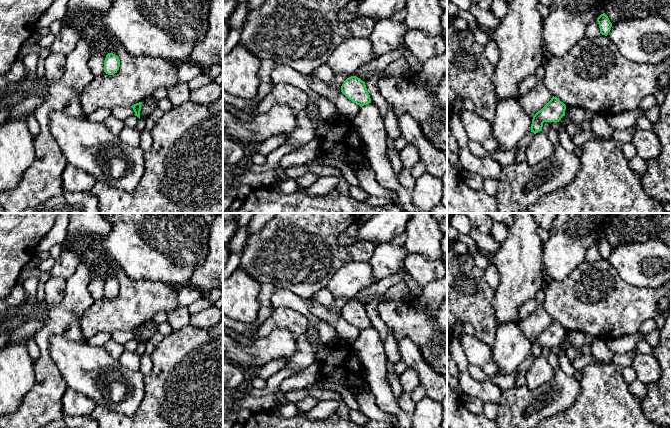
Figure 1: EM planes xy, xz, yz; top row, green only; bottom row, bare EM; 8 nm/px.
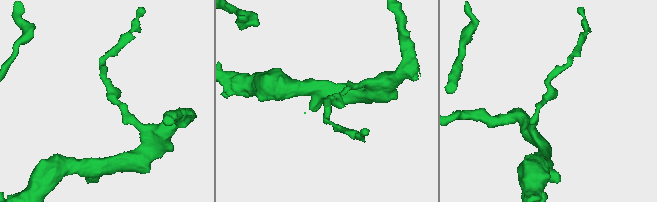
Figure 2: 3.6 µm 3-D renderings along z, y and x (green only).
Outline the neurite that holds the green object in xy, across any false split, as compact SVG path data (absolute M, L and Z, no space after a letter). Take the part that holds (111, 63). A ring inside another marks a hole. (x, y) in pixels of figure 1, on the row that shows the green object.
M108 53L104 60L104 72L108 75L117 73L120 67L120 59L113 53Z

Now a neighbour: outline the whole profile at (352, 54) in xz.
M356 36L340 43L331 53L327 65L334 74L352 75L376 57L369 37Z

